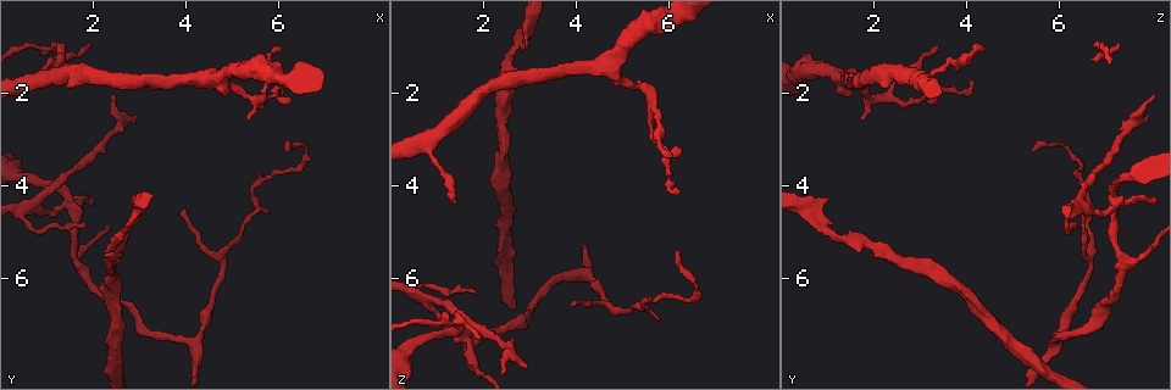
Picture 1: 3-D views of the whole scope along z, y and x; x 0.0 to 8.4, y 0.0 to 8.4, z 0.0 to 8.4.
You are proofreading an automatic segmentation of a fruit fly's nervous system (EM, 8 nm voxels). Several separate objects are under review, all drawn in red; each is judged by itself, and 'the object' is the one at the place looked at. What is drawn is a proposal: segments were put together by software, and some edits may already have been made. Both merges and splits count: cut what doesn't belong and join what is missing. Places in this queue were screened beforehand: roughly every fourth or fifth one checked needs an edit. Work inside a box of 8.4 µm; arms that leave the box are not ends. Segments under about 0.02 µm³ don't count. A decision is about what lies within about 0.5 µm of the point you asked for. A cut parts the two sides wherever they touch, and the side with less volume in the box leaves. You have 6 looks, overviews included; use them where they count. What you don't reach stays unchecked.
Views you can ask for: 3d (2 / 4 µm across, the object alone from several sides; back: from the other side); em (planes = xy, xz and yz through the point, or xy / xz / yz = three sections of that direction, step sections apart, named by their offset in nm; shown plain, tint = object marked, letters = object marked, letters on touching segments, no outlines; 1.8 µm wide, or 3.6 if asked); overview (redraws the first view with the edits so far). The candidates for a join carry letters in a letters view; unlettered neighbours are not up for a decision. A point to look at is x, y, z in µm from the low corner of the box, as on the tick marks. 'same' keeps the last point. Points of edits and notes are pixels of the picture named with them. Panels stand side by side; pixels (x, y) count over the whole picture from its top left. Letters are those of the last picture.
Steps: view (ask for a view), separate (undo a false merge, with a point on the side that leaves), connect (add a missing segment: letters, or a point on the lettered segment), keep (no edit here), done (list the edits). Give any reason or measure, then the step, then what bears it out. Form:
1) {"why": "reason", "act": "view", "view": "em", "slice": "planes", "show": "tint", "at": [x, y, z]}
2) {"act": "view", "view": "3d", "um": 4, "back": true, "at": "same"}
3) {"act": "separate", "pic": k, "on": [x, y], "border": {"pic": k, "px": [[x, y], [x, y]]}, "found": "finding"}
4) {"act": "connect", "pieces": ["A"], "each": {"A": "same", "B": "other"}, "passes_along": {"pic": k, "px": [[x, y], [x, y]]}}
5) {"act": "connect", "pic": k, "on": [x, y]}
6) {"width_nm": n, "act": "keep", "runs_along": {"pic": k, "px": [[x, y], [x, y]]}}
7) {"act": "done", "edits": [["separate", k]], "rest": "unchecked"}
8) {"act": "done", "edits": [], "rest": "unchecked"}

{"why": "thick turns thin", "act": "view", "view": "em", "slice": "planes", "show": "tint", "at": [2.95, 4.55, 0.65]}

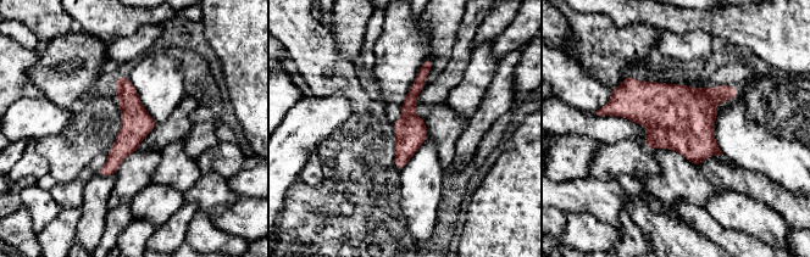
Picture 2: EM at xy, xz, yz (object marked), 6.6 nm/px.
{"act": "view", "view": "em", "slice": "planes", "show": "letters", "at": "same"}

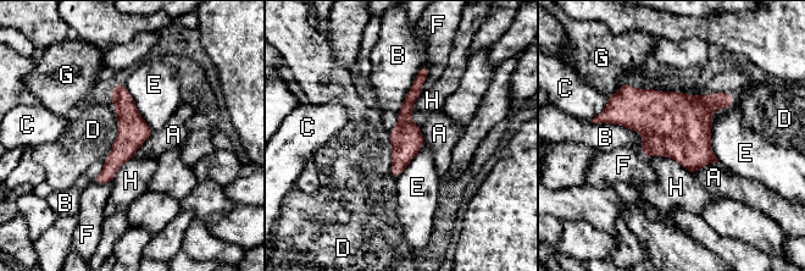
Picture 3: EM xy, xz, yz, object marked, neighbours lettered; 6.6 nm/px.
{"act": "keep", "each": {"A": "other", "B": "other", "C": "other", "D": "other", "E": "other", "F": "other", "G": "other", "H": "other"}, "runs_along": {"pic": 3, "px": [[423, 68], [395, 173]]}, "found": "all the same cell"}

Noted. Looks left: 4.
{"why": "arms part here", "act": "view", "view": "em", "slice": "xz", "step": 16, "show": "letters", "at": [1.50, 4.30, 7.15]}

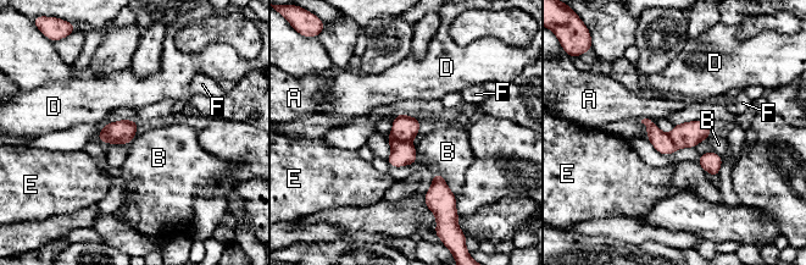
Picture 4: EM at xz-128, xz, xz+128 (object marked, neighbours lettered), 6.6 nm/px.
{"width_nm": 160, "act": "separate", "pic": 4, "on": [405, 128], "each": {"A": "other", "B": "other", "D": "other", "E": "other", "F": "other"}, "border": {"pic": 4, "px": [[388, 136], [410, 143]]}, "found": "two cells meet here"}

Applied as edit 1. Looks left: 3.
{"act": "done", "edits": [["separate", 4]], "rest": "unchecked"}

